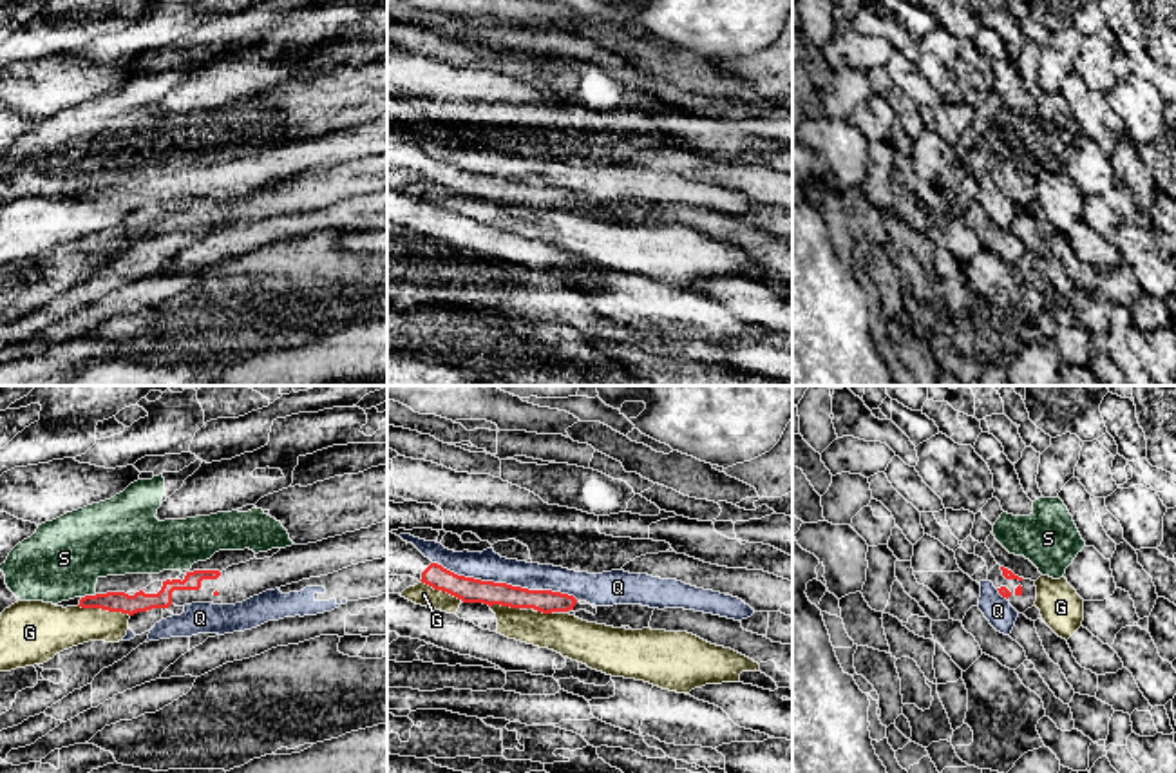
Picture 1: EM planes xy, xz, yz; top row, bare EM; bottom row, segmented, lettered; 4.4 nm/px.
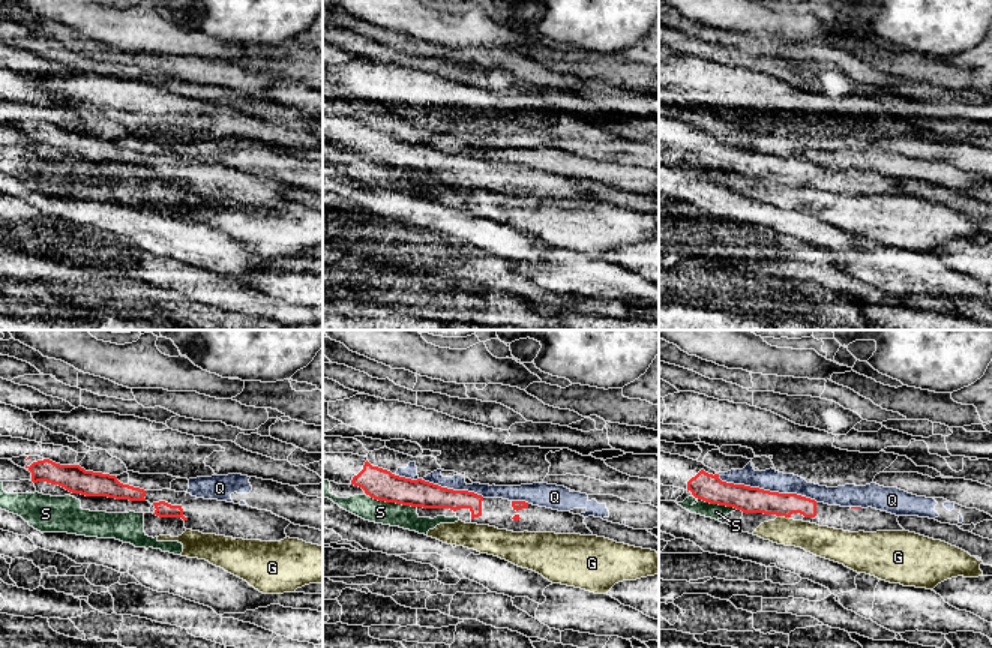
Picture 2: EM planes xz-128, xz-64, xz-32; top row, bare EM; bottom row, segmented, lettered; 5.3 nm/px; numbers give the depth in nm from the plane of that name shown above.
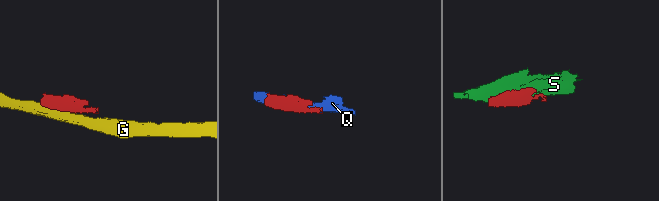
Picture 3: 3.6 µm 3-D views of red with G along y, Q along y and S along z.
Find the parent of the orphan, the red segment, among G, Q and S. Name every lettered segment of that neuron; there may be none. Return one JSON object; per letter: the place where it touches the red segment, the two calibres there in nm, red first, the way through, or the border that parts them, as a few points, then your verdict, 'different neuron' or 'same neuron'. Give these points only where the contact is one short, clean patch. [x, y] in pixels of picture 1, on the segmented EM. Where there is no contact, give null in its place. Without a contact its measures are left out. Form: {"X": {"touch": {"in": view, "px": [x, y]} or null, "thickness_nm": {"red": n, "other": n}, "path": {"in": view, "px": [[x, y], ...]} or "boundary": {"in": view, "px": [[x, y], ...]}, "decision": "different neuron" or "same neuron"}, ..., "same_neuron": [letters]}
{"G": {"touch": {"in": "xy", "px": [104, 609]}, "thickness_nm": {"red": 100, "other": 220}, "decision": "different neuron"}, "Q": {"touch": {"in": "xz", "px": [505, 583]}, "thickness_nm": {"red": 110, "other": 140}, "decision": "different neuron"}, "S": {"touch": {"in": "xy", "px": [89, 596]}, "thickness_nm": {"red": 100, "other": 360}, "decision": "different neuron"}, "same_neuron": []}

